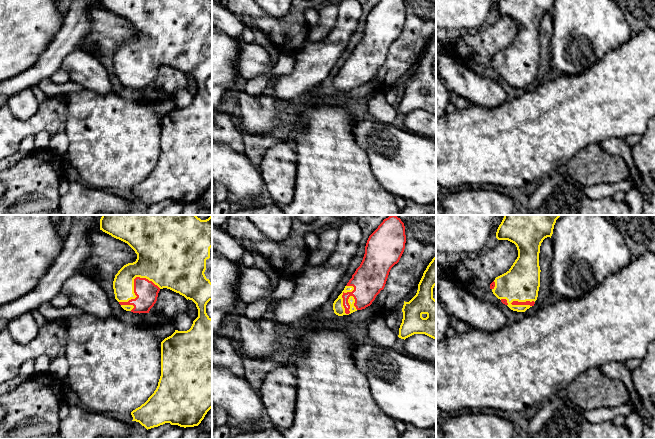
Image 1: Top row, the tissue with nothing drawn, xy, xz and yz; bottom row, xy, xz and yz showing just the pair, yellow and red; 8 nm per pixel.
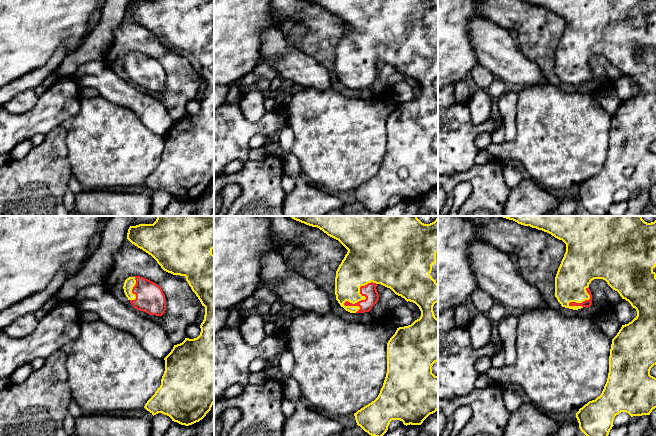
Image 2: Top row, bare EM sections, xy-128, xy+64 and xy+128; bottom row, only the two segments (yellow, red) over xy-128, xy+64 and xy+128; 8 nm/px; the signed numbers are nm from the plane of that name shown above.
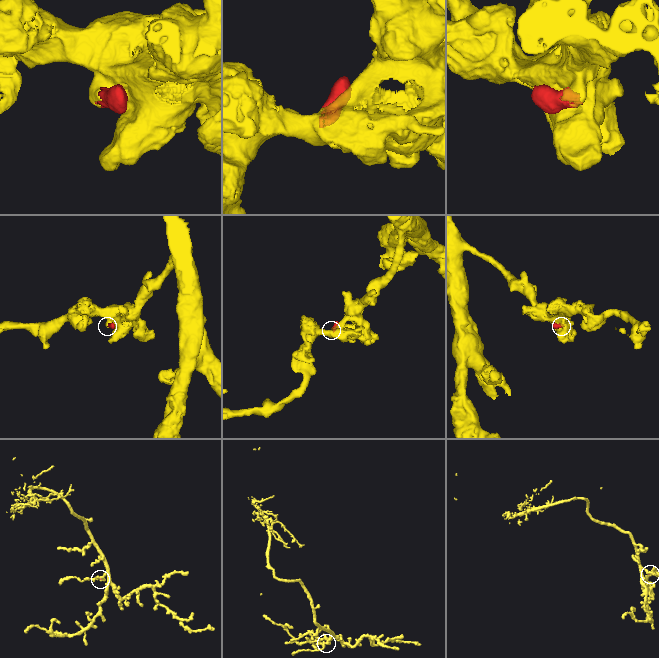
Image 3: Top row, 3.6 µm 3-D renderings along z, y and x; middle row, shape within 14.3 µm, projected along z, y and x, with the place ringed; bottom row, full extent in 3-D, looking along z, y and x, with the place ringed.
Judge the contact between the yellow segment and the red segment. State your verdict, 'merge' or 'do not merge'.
merge

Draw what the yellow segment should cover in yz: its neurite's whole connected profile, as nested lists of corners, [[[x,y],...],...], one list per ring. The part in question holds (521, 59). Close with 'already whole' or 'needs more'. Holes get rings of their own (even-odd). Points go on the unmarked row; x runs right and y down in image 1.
[[[500,0],[496,14],[514,19],[518,26],[518,33],[511,44],[495,54],[490,60],[493,70],[511,86],[525,88],[534,82],[540,63],[539,29],[543,16],[552,12],[555,0]]]; needs more

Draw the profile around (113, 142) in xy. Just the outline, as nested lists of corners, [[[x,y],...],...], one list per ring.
[[[88,89],[70,93],[66,99],[67,155],[80,181],[100,190],[131,189],[148,176],[161,152],[161,118],[175,108],[173,100],[127,100],[114,92],[99,94]]]

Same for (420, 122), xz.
[[[414,110],[405,115],[407,131],[436,141],[436,116],[425,110]]]

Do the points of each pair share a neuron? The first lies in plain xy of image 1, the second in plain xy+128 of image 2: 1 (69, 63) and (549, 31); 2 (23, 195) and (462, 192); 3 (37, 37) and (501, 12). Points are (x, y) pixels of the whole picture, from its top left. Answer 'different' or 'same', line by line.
1: different
2: different
3: different

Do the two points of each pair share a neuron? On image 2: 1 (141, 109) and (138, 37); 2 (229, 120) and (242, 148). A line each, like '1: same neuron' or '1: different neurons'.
1: different neurons
2: same neuron

